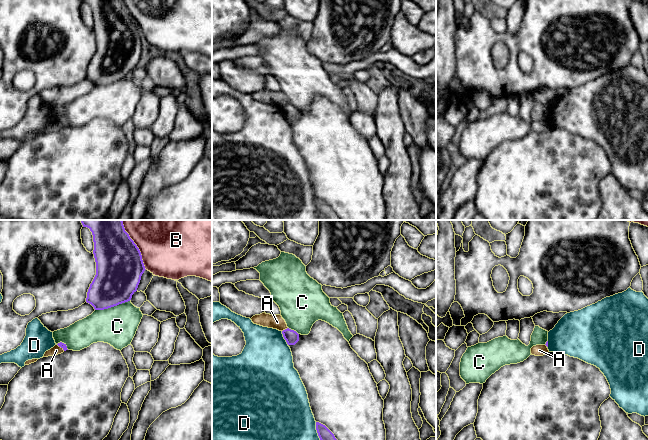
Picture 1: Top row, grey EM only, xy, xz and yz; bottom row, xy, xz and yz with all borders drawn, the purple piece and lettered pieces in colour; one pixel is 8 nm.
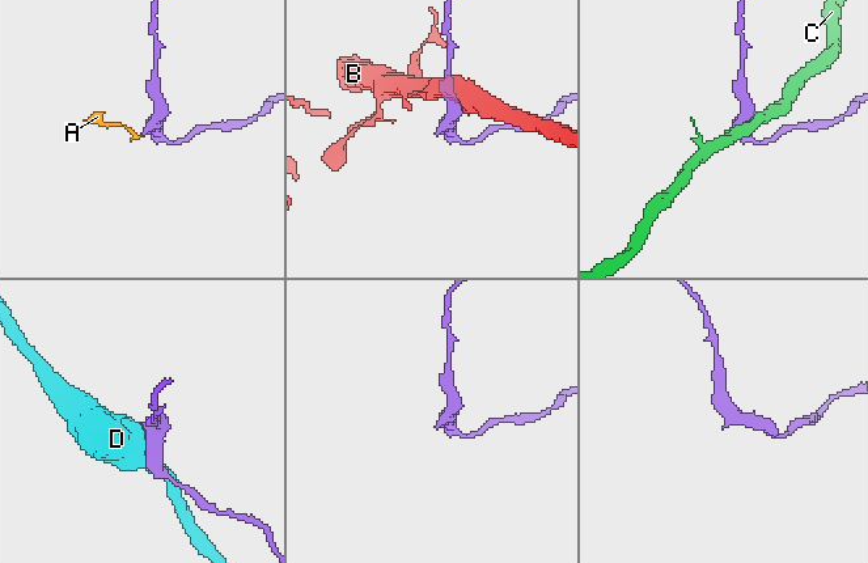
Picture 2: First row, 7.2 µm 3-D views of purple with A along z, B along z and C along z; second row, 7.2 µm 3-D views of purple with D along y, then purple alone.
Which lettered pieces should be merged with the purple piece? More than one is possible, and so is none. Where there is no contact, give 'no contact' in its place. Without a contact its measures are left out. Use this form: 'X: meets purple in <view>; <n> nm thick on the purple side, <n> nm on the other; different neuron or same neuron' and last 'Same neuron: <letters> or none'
A: meets purple in xz; 110 nm thick on the purple side, 110 nm on the other; different neuron
B: meets purple in xy; 380 nm thick on the purple side, 500 nm on the other; different neuron
C: meets purple in xy; 360 nm thick on the purple side, 320 nm on the other; different neuron
D: meets purple in xz; 110 nm thick on the purple side, 440 nm on the other; different neuron
Same neuron: none

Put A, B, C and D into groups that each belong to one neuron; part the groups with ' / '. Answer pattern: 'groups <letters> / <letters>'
groups A / B / C / D

